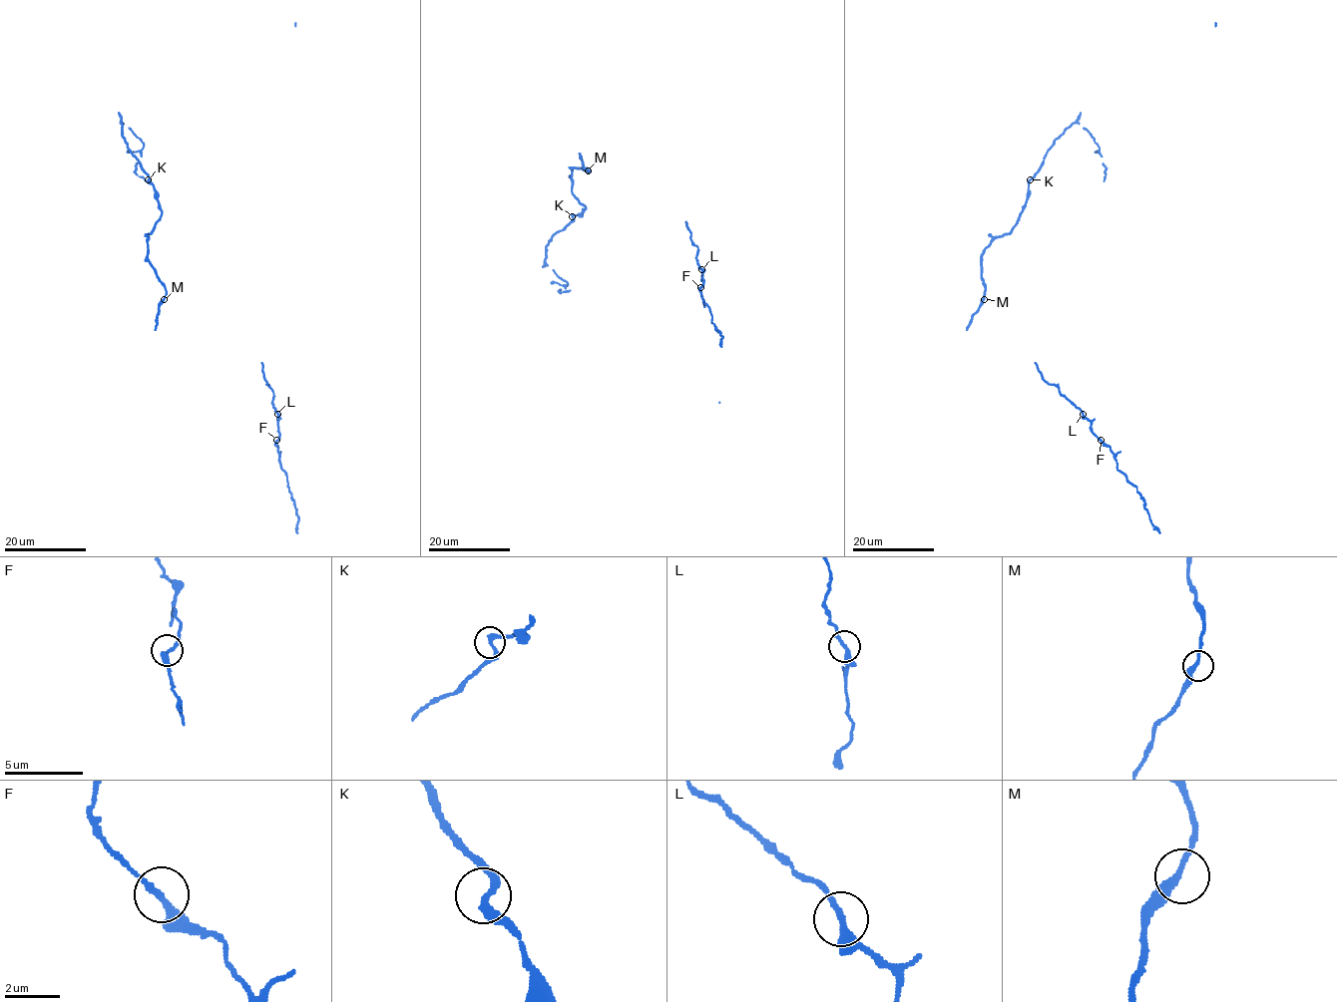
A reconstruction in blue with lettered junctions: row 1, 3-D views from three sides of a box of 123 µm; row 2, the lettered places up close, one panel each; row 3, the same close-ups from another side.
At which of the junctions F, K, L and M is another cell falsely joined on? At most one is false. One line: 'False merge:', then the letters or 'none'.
False merge: none

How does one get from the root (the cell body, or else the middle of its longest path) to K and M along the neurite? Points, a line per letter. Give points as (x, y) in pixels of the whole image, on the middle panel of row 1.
K: (572, 179), (572, 193), (585, 207), (580, 214), (572, 216)
M: (572, 179), (572, 168), (588, 170)

